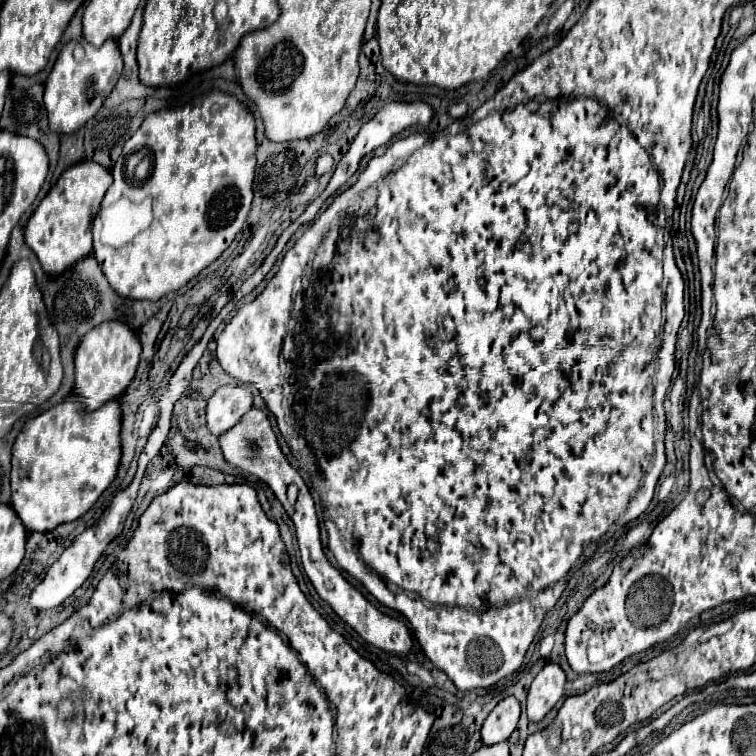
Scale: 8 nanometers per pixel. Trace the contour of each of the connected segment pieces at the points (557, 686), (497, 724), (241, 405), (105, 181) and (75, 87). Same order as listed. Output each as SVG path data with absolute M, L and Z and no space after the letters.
M546 664L540 674L534 678L528 698L526 698L526 716L528 722L540 722L552 706L562 698L566 686L566 674L560 670L558 664Z
M514 696L504 698L492 712L490 716L484 720L482 730L480 730L480 738L482 744L498 744L498 742L506 742L510 738L510 734L516 730L520 718L520 704Z
M228 384L218 388L206 406L208 430L214 436L236 426L236 422L252 408L252 392L246 386Z
M84 160L64 170L52 190L42 198L26 224L24 238L26 244L36 252L46 274L60 274L92 252L92 222L98 210L98 202L104 198L110 184L110 170Z
M84 38L66 42L46 80L44 108L48 112L50 130L58 134L72 134L80 130L110 96L122 74L122 66L122 54L118 54L118 44L112 38L108 38L100 48L94 48Z

